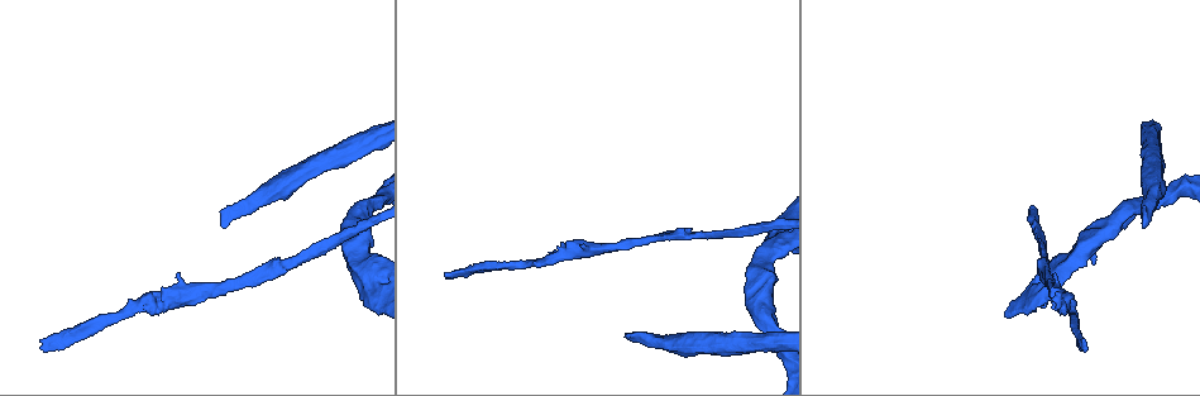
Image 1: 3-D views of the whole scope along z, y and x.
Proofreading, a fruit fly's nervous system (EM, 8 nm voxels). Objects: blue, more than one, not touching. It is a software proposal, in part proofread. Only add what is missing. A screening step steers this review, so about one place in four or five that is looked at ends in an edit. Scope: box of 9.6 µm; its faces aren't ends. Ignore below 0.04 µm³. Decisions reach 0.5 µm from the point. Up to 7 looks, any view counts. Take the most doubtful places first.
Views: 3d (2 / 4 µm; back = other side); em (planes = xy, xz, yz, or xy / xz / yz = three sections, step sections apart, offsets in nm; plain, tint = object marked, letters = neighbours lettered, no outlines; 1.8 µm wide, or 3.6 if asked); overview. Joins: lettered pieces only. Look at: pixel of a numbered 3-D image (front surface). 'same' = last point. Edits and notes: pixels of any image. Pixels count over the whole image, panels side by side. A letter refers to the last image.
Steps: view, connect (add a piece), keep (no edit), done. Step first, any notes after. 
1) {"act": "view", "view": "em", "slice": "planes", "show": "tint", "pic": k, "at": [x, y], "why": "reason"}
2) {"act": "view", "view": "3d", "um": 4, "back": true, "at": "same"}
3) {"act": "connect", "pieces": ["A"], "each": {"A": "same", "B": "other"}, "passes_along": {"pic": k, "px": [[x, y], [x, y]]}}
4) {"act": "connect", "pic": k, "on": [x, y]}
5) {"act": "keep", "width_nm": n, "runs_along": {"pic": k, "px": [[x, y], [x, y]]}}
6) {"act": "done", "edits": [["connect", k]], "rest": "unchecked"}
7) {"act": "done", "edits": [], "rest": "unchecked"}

{"act": "view", "view": "3d", "um": 2, "pic": 1, "at": [225, 225], "why": "an open end"}

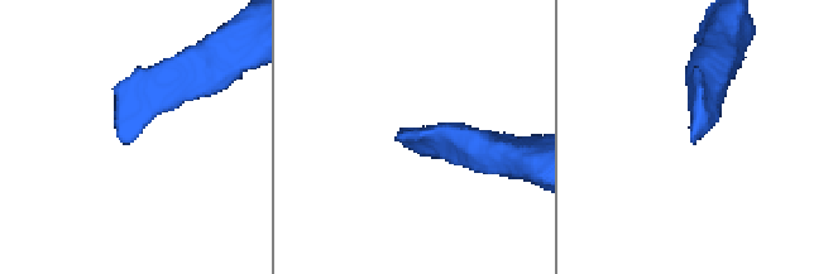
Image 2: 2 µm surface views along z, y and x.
{"act": "view", "view": "em", "slice": "planes", "show": "plain", "pic": 2, "at": [691, 140], "why": "now the EM"}

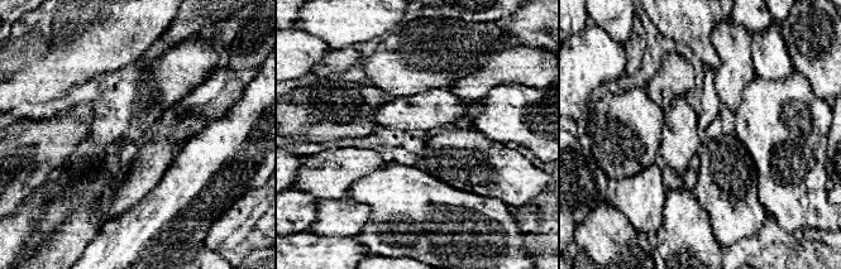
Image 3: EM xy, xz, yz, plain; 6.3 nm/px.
{"act": "view", "view": "em", "slice": "planes", "show": "letters", "at": "same"}

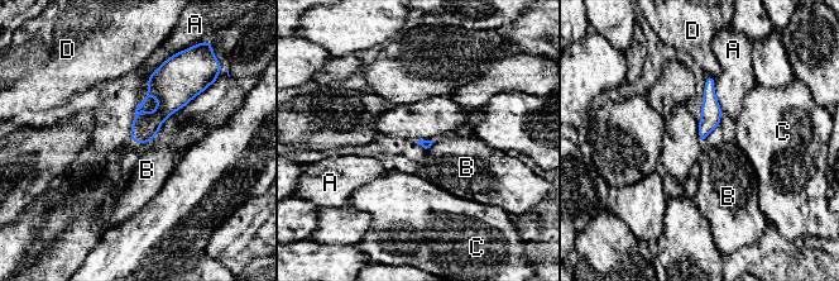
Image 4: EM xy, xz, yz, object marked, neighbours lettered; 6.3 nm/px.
{"act": "keep", "longest_contact_nm": ["A", 240], "each": {"A": "other", "B": "other", "C": "other", "D": "other"}, "found": "no lettered piece goes on from it"}

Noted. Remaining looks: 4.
{"act": "view", "view": "em", "slice": "planes", "show": "letters", "pic": 1, "at": [447, 275], "why": "branch stops here"}

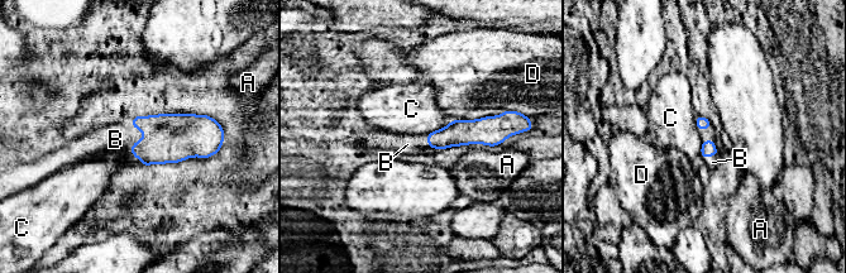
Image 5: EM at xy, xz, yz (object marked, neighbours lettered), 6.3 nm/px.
{"act": "connect", "pic": 5, "on": [115, 139], "each": {"A": "other", "B": "same", "C": "other", "D": "other"}, "found": "it goes on there"}

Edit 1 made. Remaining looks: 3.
{"act": "view", "view": "overview"}

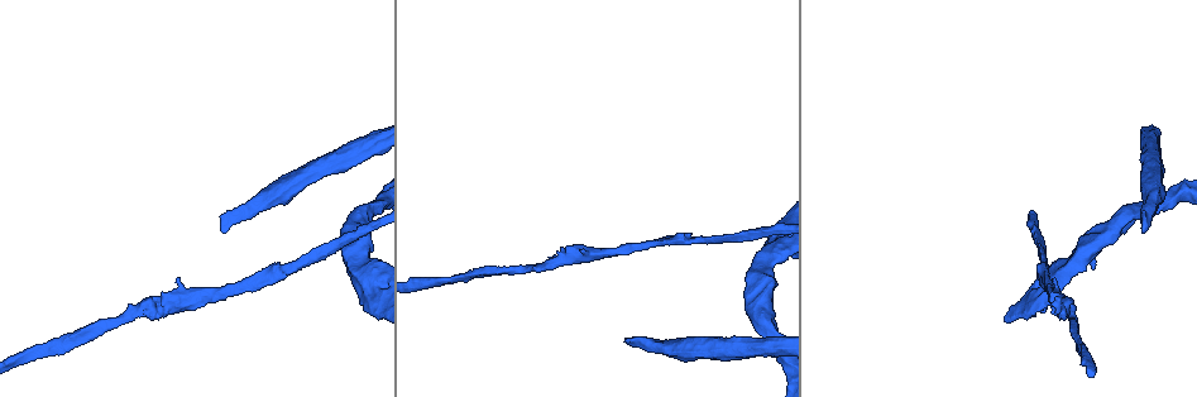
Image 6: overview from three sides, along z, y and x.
{"act": "view", "view": "3d", "um": 4, "pic": 6, "at": [153, 319], "why": "free end"}

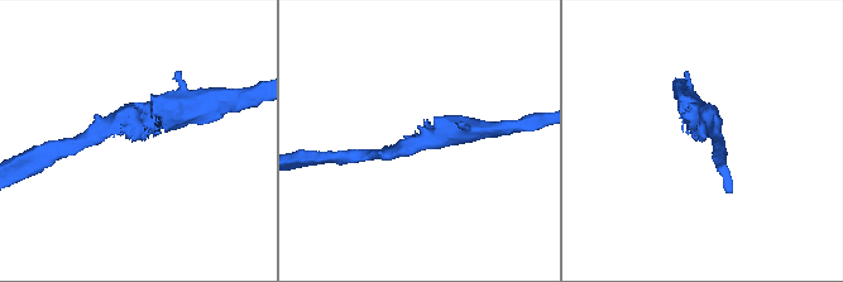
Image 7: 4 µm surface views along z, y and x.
{"act": "view", "view": "em", "slice": "xy", "step": 8, "show": "letters", "pic": 7, "at": [135, 140]}

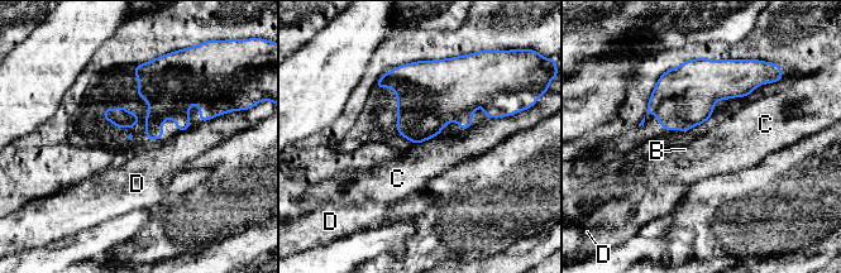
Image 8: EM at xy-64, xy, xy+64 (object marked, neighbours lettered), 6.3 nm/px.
{"act": "keep", "longest_contact_nm": ["D", 130], "each": {"B": "other", "C": "other", "D": "other"}, "border": {"pic": 8, "px": [[503, 115], [487, 118]]}, "found": "none of them fits"}

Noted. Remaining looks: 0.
{"act": "done", "edits": [["connect", 5]], "rest": "unchecked"}

